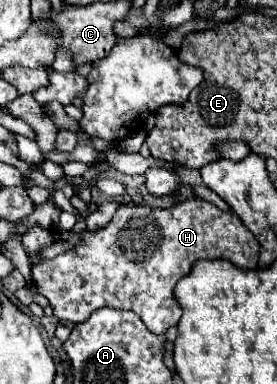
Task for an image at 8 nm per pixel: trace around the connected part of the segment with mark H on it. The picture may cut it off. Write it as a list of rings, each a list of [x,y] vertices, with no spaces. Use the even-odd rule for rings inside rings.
[[[200,197],[188,199],[174,209],[156,209],[154,217],[146,217],[146,207],[134,203],[120,205],[104,229],[96,233],[84,229],[82,235],[84,239],[80,245],[76,245],[74,251],[32,267],[32,277],[38,293],[50,301],[50,307],[60,321],[86,321],[86,317],[100,307],[130,309],[146,323],[152,333],[166,333],[166,329],[176,325],[182,317],[180,303],[174,297],[174,287],[182,277],[190,273],[196,261],[226,259],[242,269],[254,269],[258,265],[258,241],[254,233],[246,229],[234,211],[222,211],[214,203]]]

